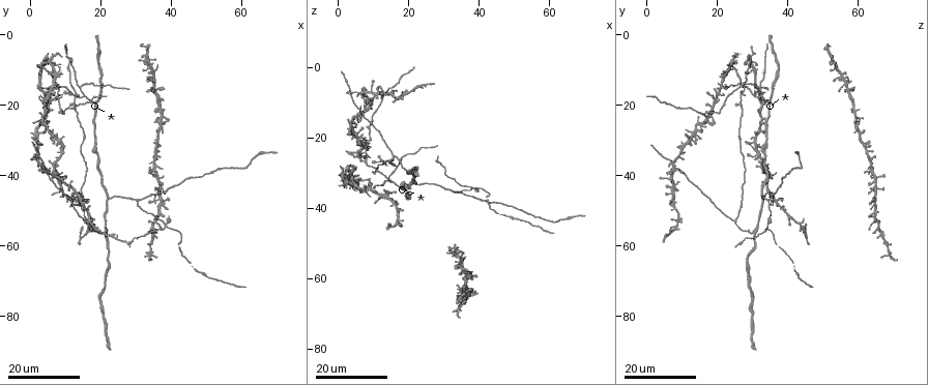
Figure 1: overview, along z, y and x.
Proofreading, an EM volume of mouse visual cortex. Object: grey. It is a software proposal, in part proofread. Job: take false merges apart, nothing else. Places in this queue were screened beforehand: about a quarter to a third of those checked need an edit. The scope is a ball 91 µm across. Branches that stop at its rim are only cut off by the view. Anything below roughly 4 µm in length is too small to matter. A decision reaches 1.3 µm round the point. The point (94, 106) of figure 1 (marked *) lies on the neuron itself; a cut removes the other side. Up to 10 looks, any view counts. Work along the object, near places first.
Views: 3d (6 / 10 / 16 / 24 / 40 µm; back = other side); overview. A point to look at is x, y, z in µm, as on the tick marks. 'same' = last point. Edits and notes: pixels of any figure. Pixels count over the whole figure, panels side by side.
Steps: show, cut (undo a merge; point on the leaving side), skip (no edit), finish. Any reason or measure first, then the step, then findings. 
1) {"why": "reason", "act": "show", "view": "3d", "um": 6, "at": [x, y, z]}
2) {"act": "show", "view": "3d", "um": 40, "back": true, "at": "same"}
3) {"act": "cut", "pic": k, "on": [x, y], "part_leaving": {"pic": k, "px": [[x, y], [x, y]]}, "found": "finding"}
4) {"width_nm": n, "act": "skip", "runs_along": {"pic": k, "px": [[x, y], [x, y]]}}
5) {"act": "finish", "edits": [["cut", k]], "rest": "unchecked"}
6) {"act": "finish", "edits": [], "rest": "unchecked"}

{"why": "branch point", "act": "show", "view": "3d", "um": 16, "at": [14.0, 14.5, 31.5]}

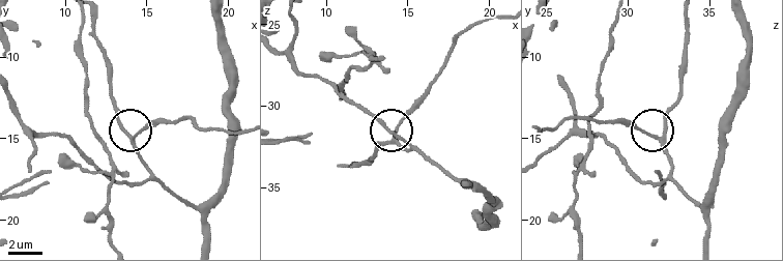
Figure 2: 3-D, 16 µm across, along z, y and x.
{"why": "closer look", "act": "show", "view": "3d", "um": 10, "at": [14.2, 14.9, 32.1]}

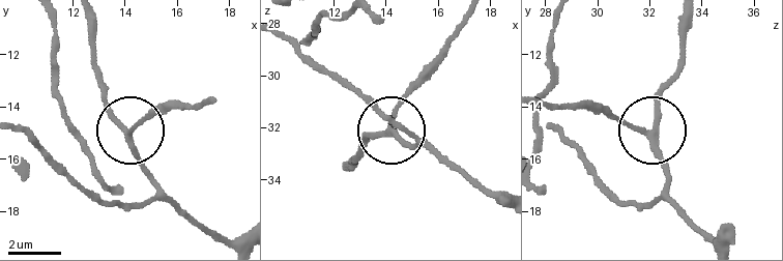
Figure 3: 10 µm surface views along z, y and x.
{"why": "from behind", "act": "show", "view": "3d", "um": 10, "back": true, "at": [14.1, 15.0, 32.0]}

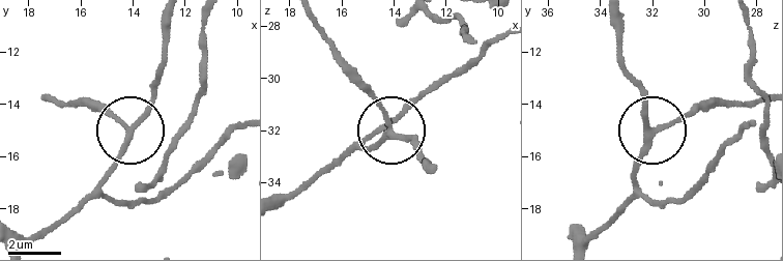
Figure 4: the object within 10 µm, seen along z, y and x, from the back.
{"arms": 3, "act": "skip", "found": "continuous, no second neuron"}

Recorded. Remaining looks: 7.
{"why": "three arms meet", "act": "show", "view": "3d", "um": 24, "at": [30.0, 47.5, 34.5]}

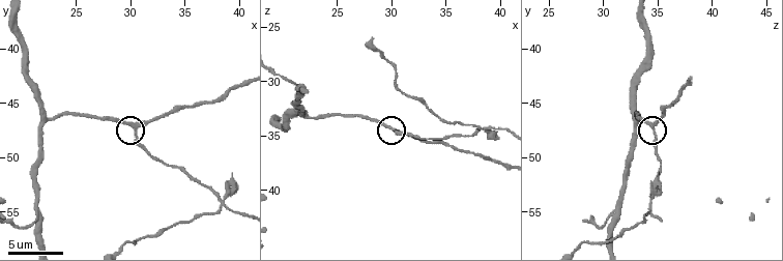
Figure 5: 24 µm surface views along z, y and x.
{"act": "show", "view": "3d", "um": 6, "at": [30.4, 47.2, 34.6]}

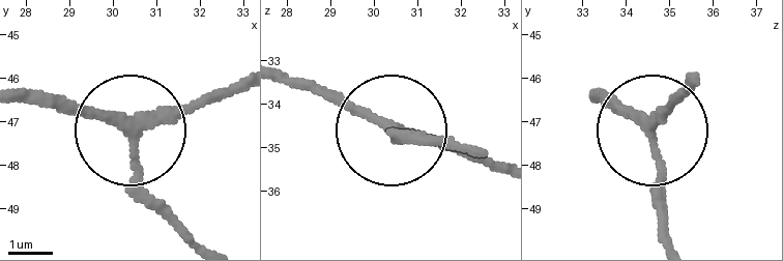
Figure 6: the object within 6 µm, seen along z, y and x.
{"arms": 3, "act": "skip", "runs_along": {"pic": 6, "px": [[592, 90], [656, 132], [686, 80]]}, "found": "continuous, no second neuron"}

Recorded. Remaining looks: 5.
{"why": "four arms meet", "act": "show", "view": "3d", "um": 16, "at": [38.4, 54.4, 34.2]}

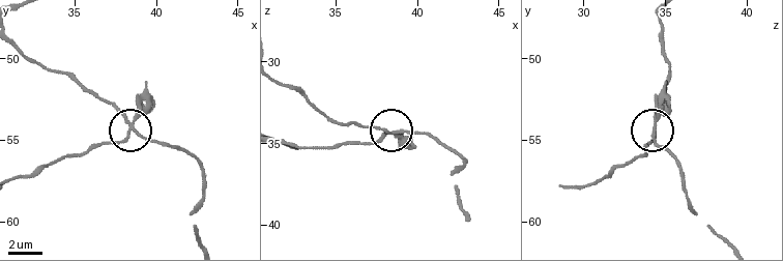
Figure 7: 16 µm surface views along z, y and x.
{"width_nm": 150, "act": "cut", "pic": 7, "on": [669, 110], "part_leaving": {"pic": 7, "px": [[656, 127], [643, 155], [593, 183]]}, "found": "a second neuron is stuck on"}

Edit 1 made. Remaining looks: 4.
{"why": "a fork", "act": "show", "view": "3d", "um": 6, "at": [21.0, 56.0, 30.0]}

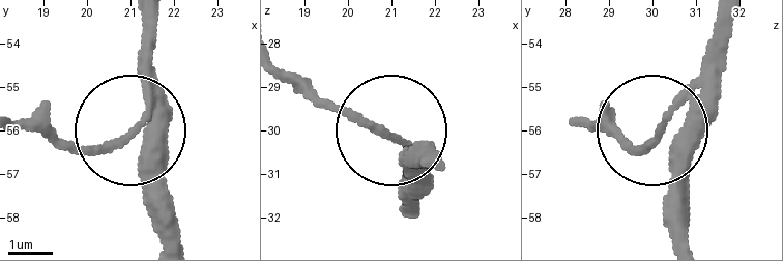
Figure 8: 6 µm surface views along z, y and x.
{"arms": 3, "act": "skip", "found": "all the same neuron"}

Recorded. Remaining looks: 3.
{"why": "looks like a crossing", "act": "show", "view": "3d", "um": 16, "at": [13.0, 17.0, 26.5]}

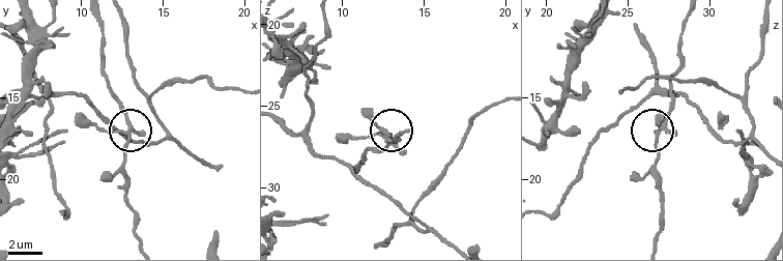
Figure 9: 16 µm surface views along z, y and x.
{"act": "show", "view": "3d", "um": 6, "at": [12.8, 17.0, 26.8]}

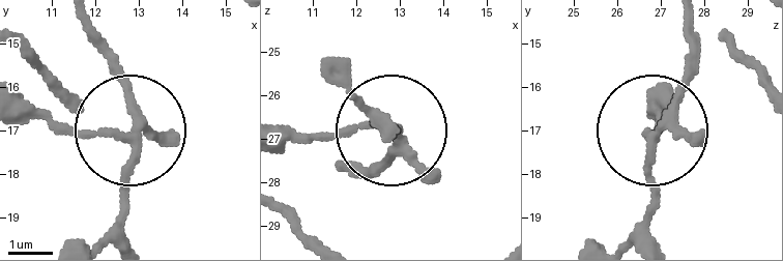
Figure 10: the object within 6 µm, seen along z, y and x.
{"width_nm": 210, "act": "skip", "runs_along": {"pic": 10, "px": [[389, 132], [285, 139]]}, "found": "continuous, no second neuron"}

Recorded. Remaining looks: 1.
{"act": "finish", "edits": [["cut", 7]], "rest": "unchecked"}

